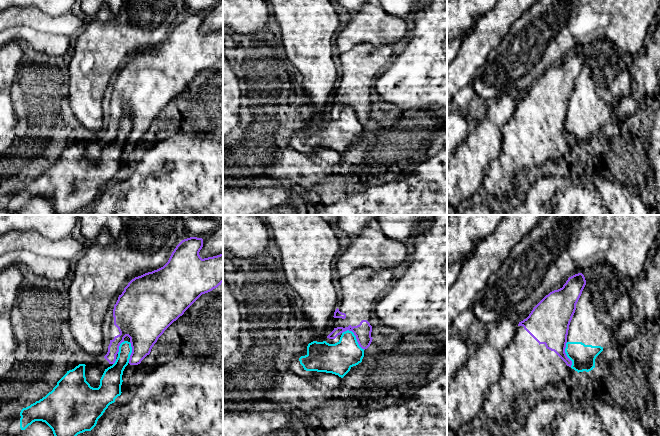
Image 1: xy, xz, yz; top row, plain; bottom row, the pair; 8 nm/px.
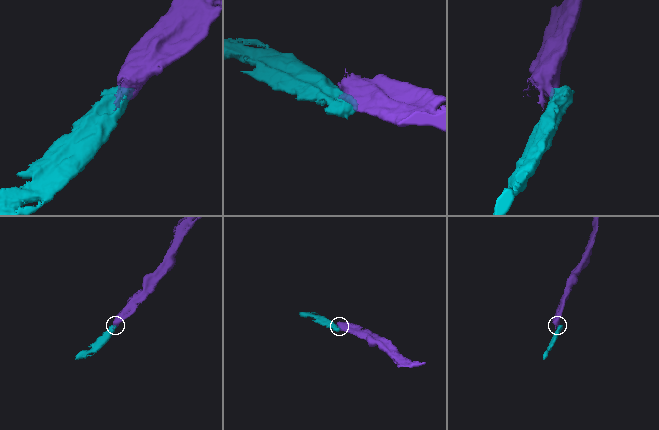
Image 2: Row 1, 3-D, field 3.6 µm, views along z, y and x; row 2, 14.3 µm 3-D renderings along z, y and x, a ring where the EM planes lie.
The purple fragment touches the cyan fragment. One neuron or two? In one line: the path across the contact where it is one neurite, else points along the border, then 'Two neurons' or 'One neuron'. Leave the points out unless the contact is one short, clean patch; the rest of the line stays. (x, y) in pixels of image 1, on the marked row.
Boundary: xz (342, 332), (350, 330), (355, 336), (357, 343), (364, 349). Two neurons

